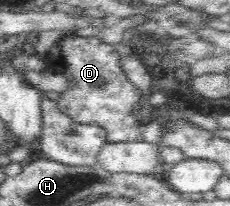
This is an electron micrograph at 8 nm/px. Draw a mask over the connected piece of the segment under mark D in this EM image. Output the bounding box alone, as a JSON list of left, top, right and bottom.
[46,35,142,142]

